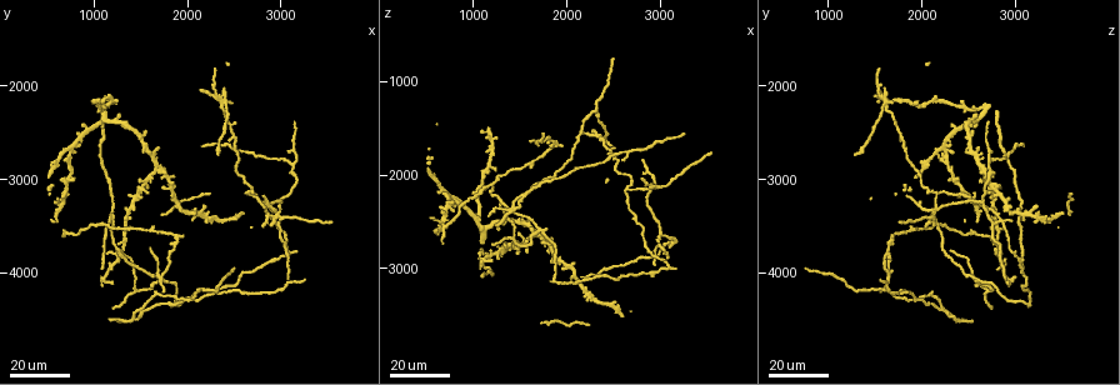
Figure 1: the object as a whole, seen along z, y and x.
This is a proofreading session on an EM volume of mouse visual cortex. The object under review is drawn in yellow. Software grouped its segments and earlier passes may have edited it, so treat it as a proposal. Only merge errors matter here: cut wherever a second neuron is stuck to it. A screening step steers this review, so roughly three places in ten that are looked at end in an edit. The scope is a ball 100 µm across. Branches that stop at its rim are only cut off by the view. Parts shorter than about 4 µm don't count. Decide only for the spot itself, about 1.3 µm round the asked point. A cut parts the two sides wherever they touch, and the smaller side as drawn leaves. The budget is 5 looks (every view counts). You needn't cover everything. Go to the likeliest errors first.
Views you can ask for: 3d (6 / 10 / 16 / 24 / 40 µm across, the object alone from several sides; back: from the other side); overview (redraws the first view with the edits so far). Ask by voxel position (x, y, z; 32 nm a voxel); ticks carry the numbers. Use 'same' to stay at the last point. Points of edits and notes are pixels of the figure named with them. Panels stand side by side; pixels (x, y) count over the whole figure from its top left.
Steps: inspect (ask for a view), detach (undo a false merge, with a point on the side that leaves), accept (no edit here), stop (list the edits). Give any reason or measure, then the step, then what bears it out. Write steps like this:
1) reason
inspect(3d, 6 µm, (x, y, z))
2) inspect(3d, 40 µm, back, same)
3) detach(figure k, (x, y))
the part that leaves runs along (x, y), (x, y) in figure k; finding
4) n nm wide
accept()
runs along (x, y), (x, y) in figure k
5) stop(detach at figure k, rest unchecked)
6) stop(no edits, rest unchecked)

four arms meet
inspect(3d, 24 µm, (2300, 2150, 1550))

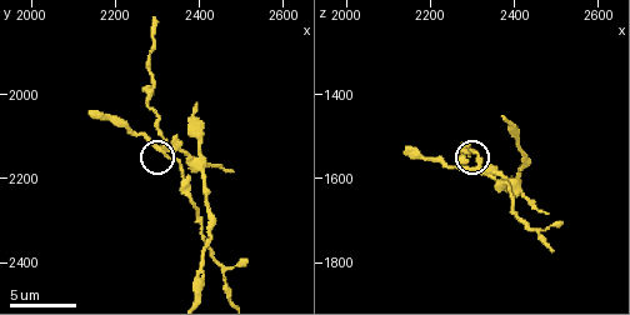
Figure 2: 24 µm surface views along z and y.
inspect(3d, 6 µm, (2310, 2125, 1570))

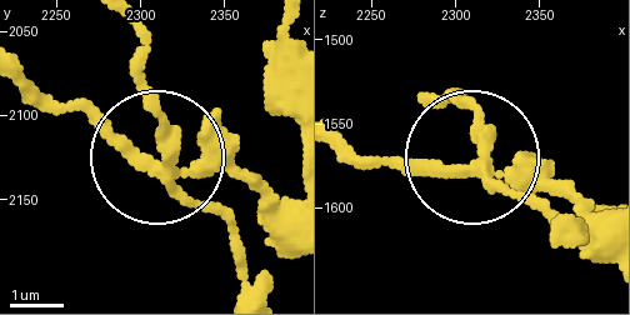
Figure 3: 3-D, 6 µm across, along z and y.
from behind
inspect(3d, 6 µm, back, (2314, 2128, 1572))

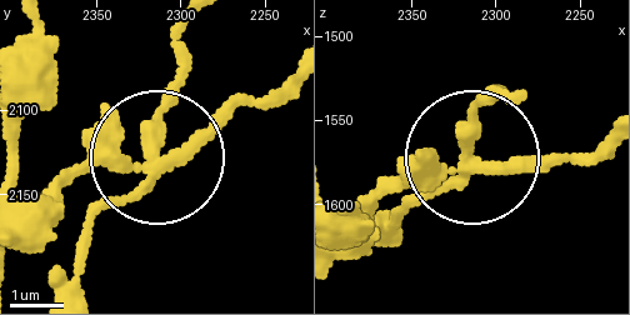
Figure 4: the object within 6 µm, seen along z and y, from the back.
4 arms
detach(figure 4, (218, 110))
a second neuron is stuck on

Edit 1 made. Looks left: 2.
four or more arms meet
inspect(3d, 24 µm, (1750, 4050, 2600))

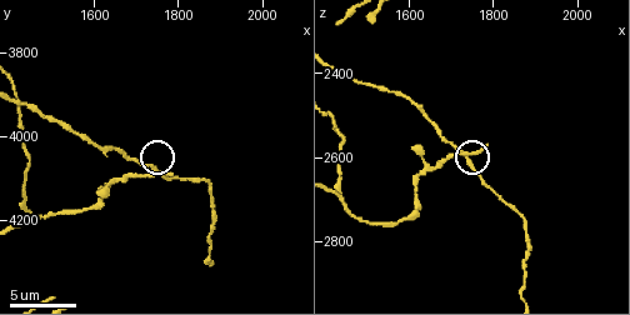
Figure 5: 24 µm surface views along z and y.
inspect(3d, 6 µm, (1740, 4080, 2600))

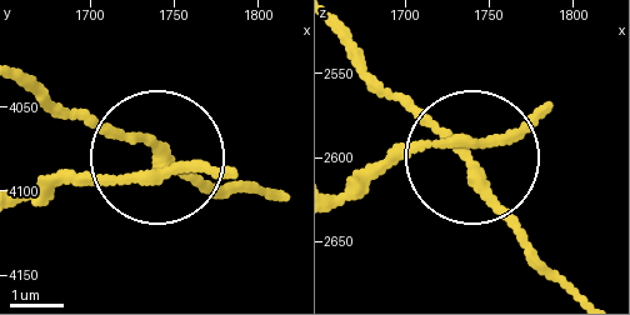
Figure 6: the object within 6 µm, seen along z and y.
4 arms
accept()
continuous, no second neuron

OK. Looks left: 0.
stop(detach at figure 4, rest unchecked)

